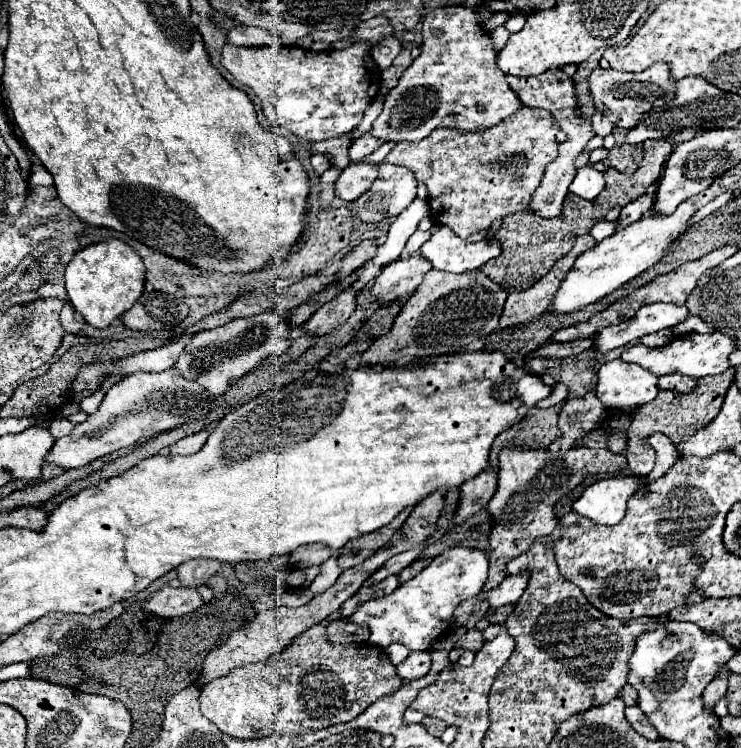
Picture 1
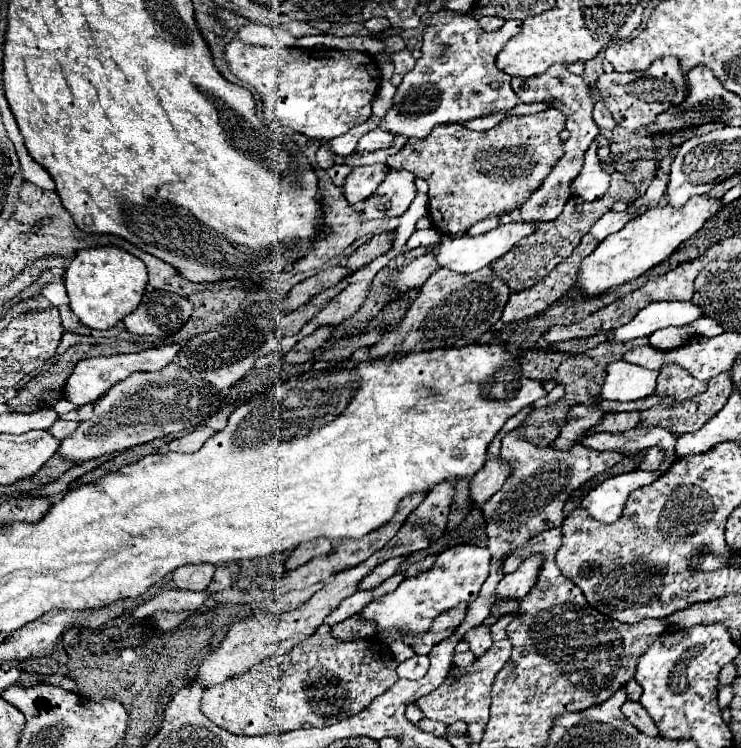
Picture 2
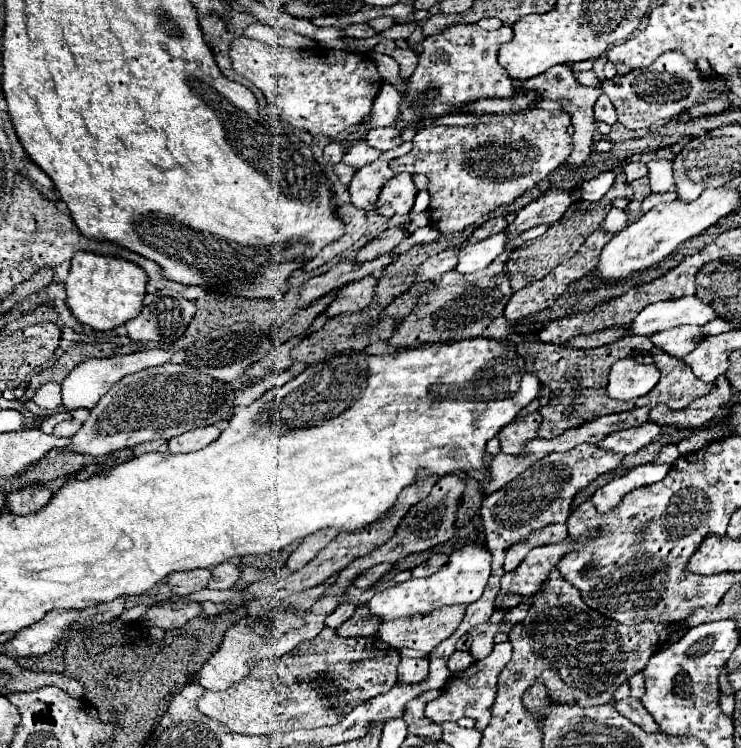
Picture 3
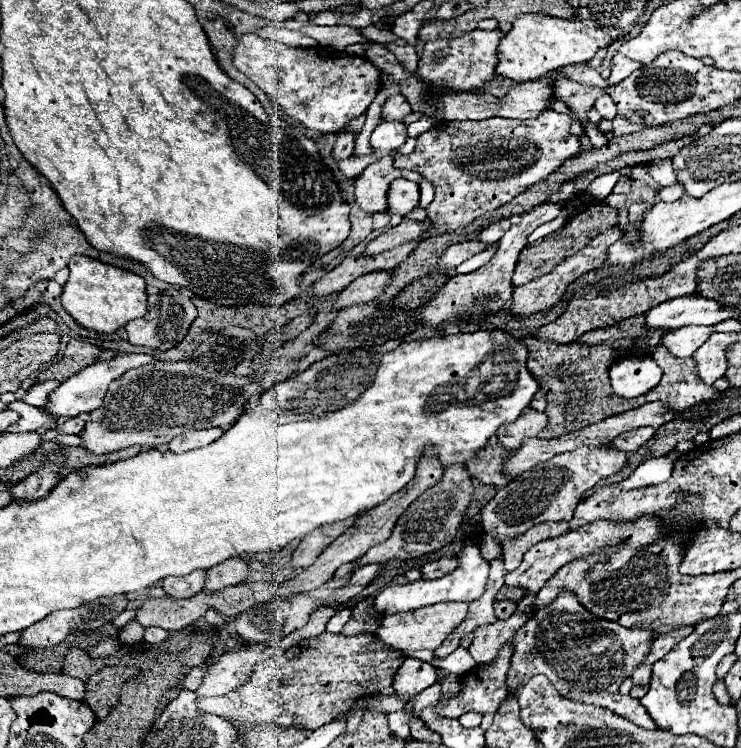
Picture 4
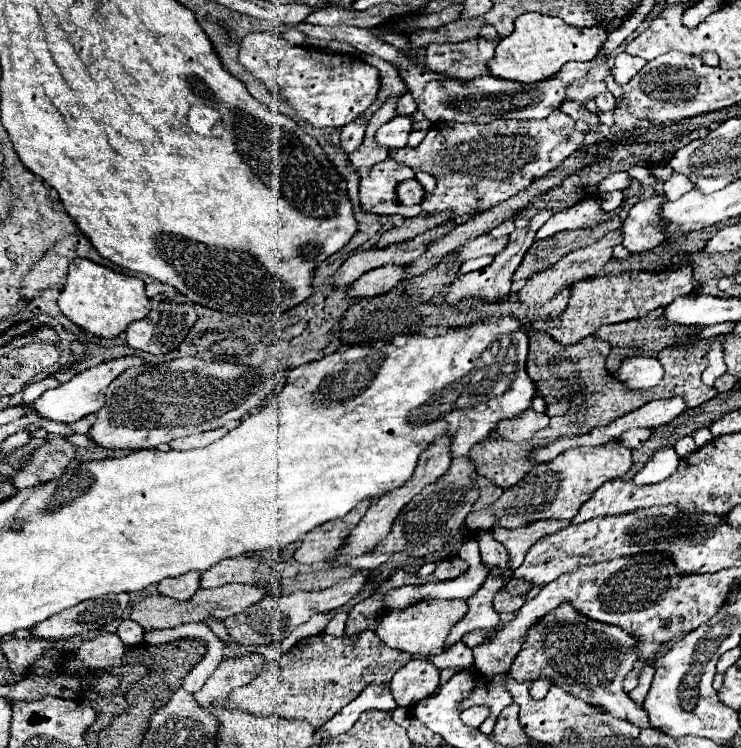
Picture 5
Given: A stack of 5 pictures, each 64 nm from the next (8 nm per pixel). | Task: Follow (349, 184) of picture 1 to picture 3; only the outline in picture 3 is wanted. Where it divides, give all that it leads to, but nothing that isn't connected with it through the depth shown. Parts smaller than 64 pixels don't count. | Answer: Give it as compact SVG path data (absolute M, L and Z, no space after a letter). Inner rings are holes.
M411 141L404 142L399 147L386 151L386 154L382 154L382 158L378 158L376 162L366 164L360 170L356 170L356 174L354 174L354 178L352 178L350 186L348 186L350 202L356 208L364 208L364 210L374 208L382 186L386 184L386 180L390 180L394 176L388 162L407 154L412 149L412 146Z

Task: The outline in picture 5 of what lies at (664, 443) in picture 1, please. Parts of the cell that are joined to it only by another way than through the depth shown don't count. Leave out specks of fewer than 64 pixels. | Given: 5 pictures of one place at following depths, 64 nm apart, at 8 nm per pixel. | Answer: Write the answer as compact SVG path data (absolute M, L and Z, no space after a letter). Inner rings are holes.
M632 428L627 430L618 438L623 445L631 450L639 449L652 436L649 428Z

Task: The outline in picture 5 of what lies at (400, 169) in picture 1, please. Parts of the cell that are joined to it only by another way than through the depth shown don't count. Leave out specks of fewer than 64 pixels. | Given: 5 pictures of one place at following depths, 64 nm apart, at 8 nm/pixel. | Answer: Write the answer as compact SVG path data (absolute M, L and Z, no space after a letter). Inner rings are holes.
M404 180L396 186L396 200L400 200L400 206L414 206L420 204L424 198L424 190L420 182L414 180Z

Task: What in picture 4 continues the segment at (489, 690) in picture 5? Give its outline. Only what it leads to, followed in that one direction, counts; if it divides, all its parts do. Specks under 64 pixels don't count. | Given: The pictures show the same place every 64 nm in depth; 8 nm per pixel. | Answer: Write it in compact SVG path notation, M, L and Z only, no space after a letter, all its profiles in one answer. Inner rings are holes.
M504 644L500 648L496 660L492 660L492 664L482 664L482 666L472 668L472 672L466 672L460 678L462 690L452 700L448 700L448 704L438 704L436 712L440 712L440 716L450 716L450 718L460 718L466 712L480 712L482 714L480 728L486 731L492 724L494 712L498 710L500 702L506 698L506 692L508 692L504 680L506 680L506 672L508 672L508 664L510 664L510 650L512 650L512 646Z

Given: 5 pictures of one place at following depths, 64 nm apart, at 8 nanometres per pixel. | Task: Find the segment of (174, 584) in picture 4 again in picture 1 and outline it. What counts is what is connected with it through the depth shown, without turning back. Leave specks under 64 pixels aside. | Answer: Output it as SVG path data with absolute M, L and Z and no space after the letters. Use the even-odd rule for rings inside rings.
M198 558L198 560L188 560L178 568L178 578L182 586L194 588L198 584L206 584L208 578L218 574L222 568L220 560L208 560L208 558Z

